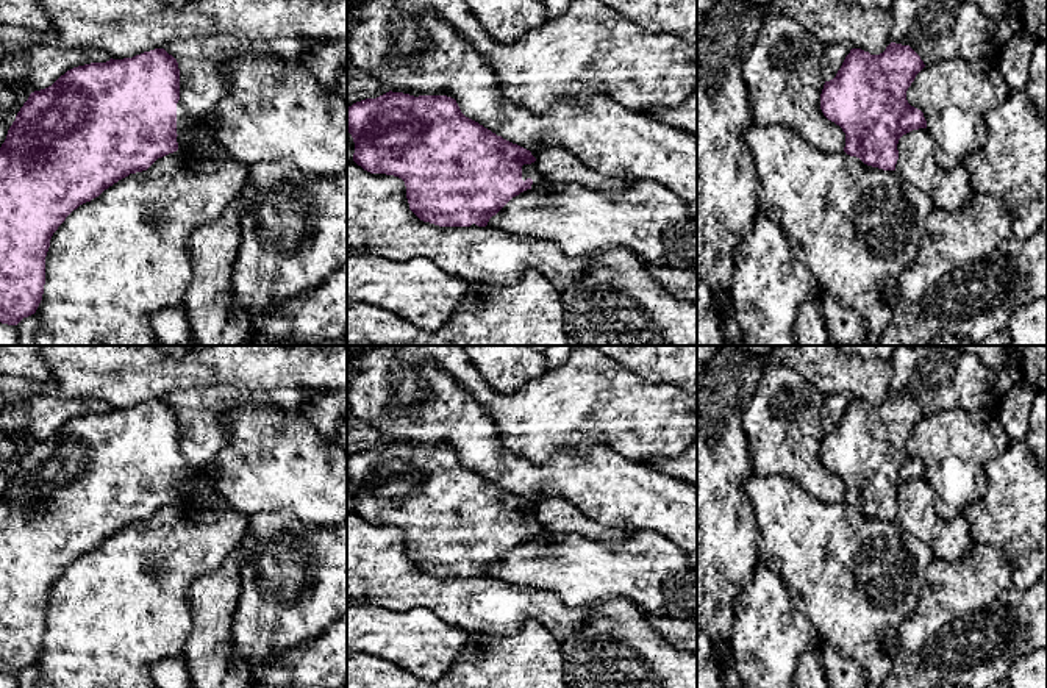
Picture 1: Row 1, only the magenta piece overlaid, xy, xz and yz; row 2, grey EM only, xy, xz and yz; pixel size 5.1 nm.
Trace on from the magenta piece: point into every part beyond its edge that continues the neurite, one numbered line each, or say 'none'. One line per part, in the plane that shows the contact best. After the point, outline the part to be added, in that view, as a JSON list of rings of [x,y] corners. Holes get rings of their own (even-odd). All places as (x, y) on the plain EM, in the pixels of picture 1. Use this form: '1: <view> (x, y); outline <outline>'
1: xz (528, 521); outline [[[536,511],[522,516],[522,530],[525,532],[527,529],[533,530],[531,538],[536,538],[538,535],[544,533],[544,529],[536,516]]]

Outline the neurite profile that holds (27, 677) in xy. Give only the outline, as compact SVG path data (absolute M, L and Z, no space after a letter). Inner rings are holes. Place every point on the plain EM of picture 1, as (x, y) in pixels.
M36 663L28 668L23 668L17 674L19 688L36 688L36 677L38 677Z

